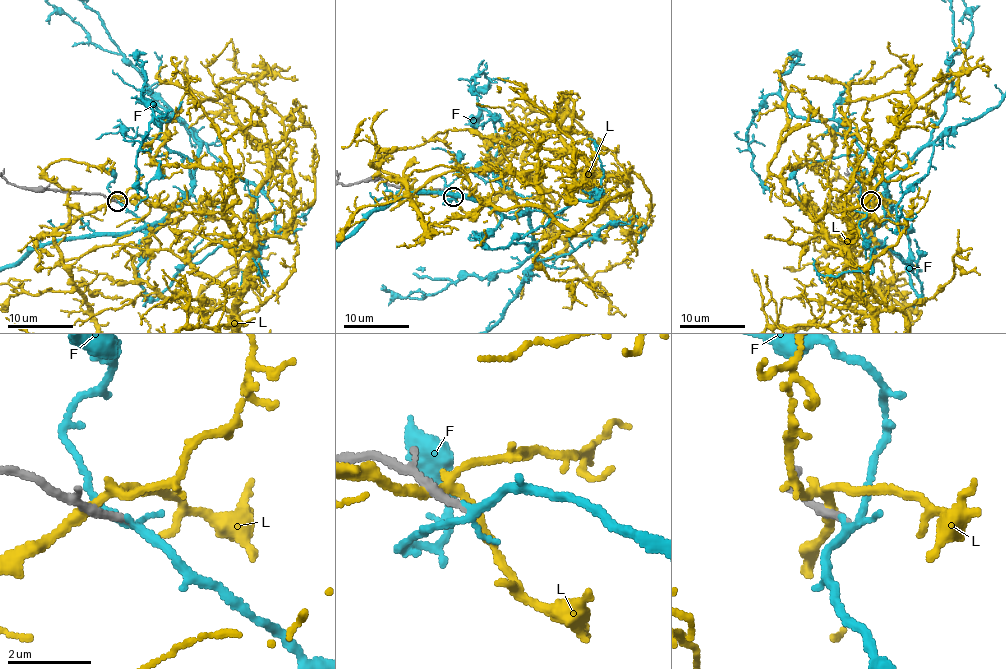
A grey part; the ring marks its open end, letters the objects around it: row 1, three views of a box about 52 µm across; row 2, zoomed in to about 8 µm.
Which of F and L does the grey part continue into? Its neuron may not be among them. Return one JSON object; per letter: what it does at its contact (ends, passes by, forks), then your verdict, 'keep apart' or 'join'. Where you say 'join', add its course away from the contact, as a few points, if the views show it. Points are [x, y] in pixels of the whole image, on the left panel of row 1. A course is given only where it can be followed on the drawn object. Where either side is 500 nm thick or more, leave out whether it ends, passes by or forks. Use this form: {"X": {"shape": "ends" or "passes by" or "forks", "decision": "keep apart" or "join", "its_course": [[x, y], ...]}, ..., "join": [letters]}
{"F": {"shape": "forks", "decision": "join"}, "L": {"shape": "forks", "decision": "keep apart"}, "join": ["F"]}

